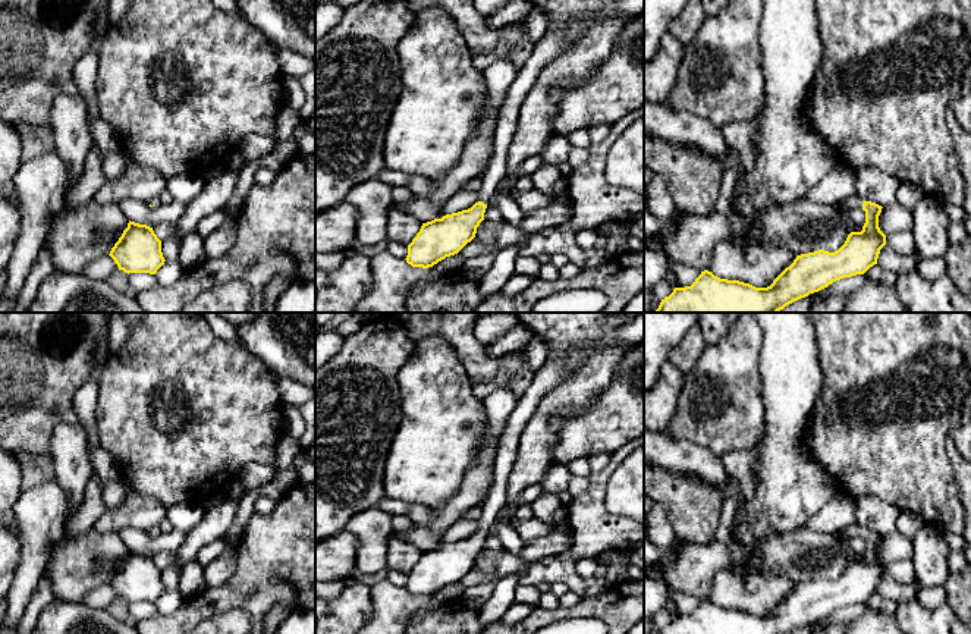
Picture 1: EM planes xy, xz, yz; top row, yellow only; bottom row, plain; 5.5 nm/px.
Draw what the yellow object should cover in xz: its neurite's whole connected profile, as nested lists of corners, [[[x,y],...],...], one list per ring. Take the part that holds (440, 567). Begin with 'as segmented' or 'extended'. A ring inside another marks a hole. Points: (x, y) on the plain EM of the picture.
extended; [[[644,314],[619,326],[597,343],[579,345],[563,357],[547,360],[546,364],[534,373],[531,386],[519,398],[502,433],[494,459],[493,489],[475,514],[480,530],[468,539],[422,552],[419,561],[408,574],[408,584],[405,587],[408,593],[422,597],[433,596],[446,586],[458,583],[475,566],[477,556],[484,549],[487,530],[496,524],[496,520],[506,503],[508,480],[518,456],[519,439],[538,402],[554,386],[584,364],[585,355],[591,348],[600,345],[634,346],[642,340]]]

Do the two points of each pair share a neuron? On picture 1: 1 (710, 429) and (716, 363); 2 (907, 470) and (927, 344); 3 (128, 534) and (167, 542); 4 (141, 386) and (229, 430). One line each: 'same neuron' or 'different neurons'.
1: same neuron
2: same neuron
3: same neuron
4: same neuron

